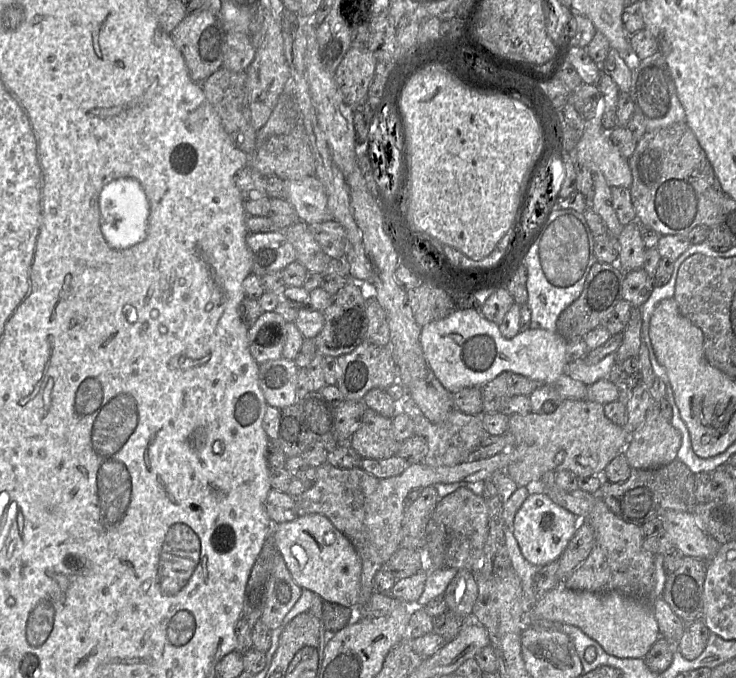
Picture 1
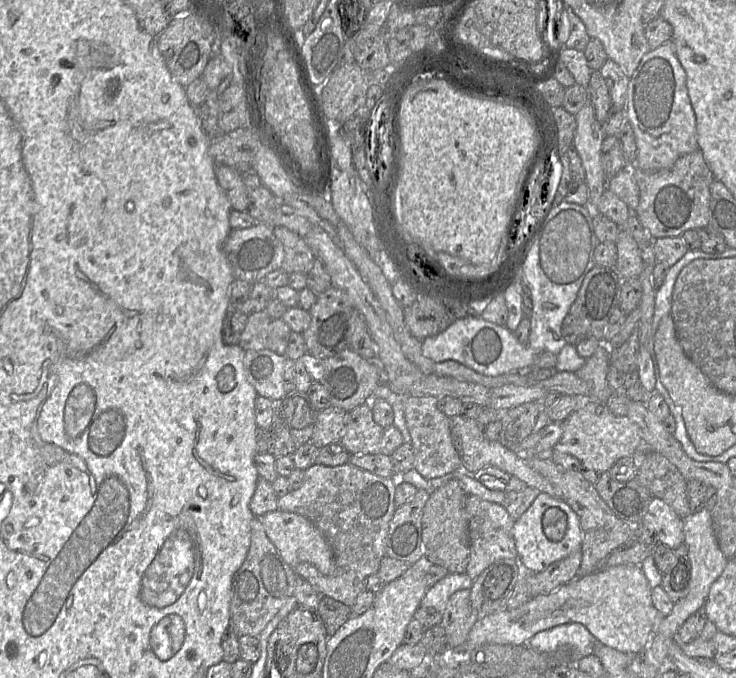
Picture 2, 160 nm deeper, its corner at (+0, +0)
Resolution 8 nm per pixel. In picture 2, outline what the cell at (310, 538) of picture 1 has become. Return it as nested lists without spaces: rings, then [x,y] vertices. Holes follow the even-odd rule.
[[[281,510],[268,512],[261,517],[266,535],[276,547],[283,560],[292,568],[300,563],[312,564],[321,574],[334,574],[336,564],[332,550],[321,532],[305,517]]]

